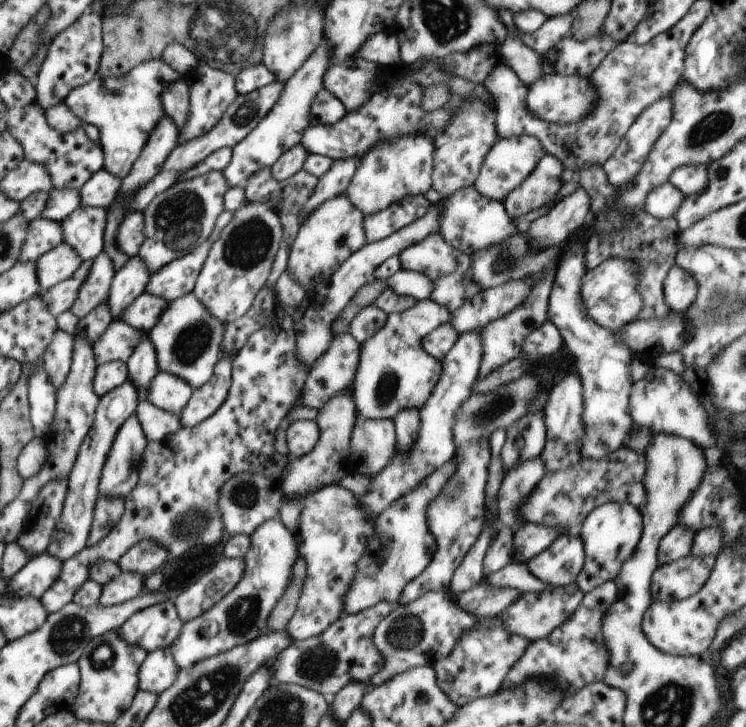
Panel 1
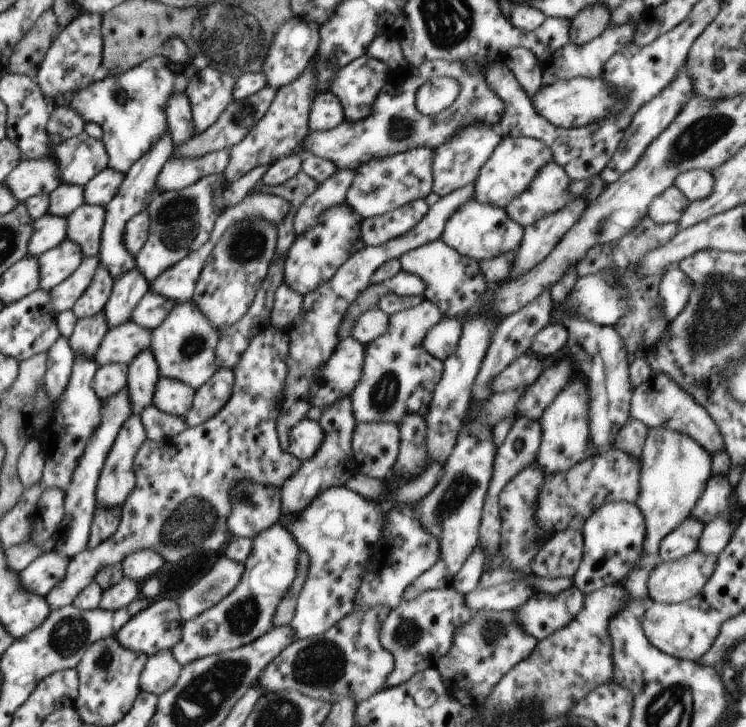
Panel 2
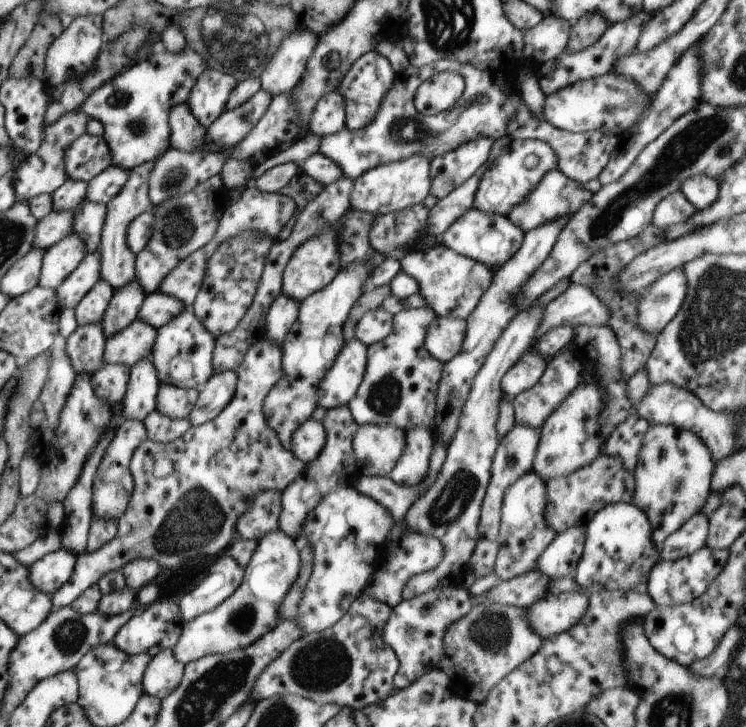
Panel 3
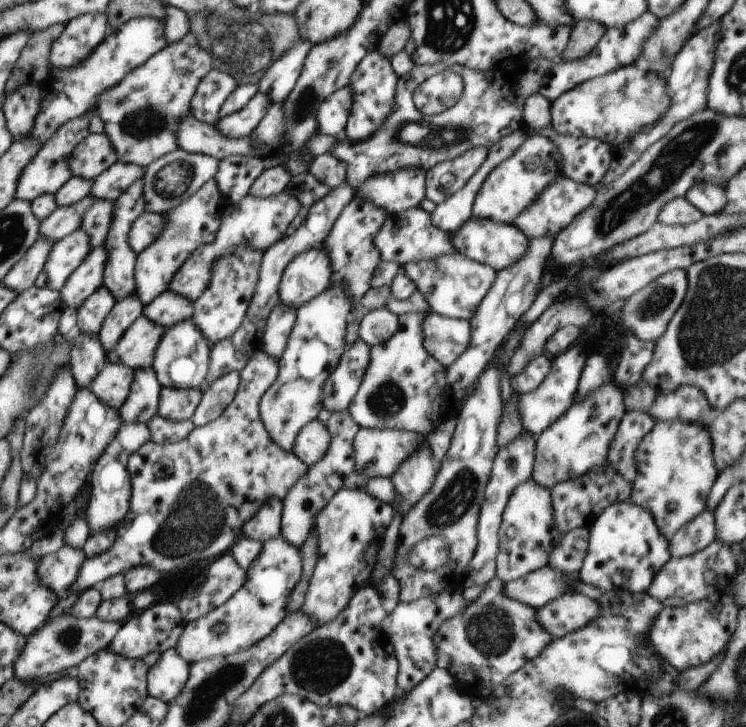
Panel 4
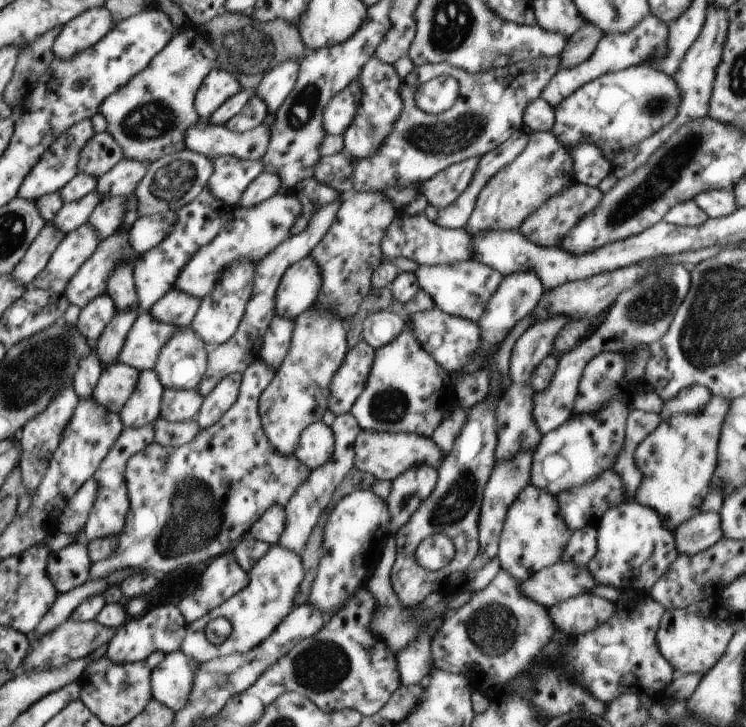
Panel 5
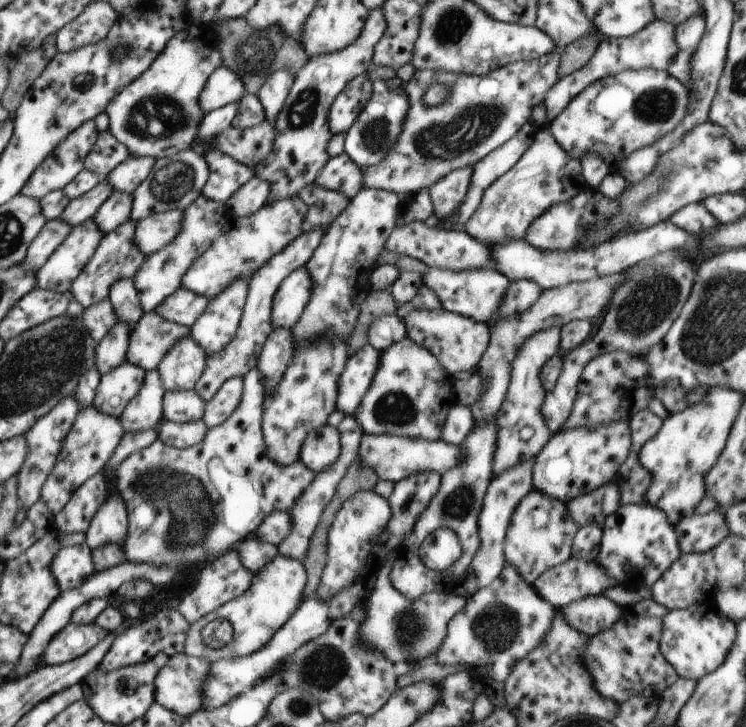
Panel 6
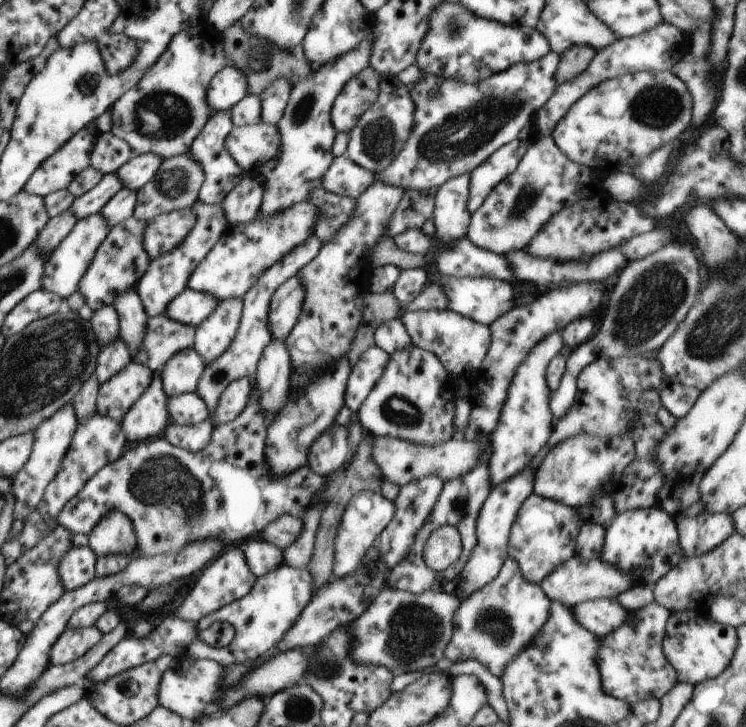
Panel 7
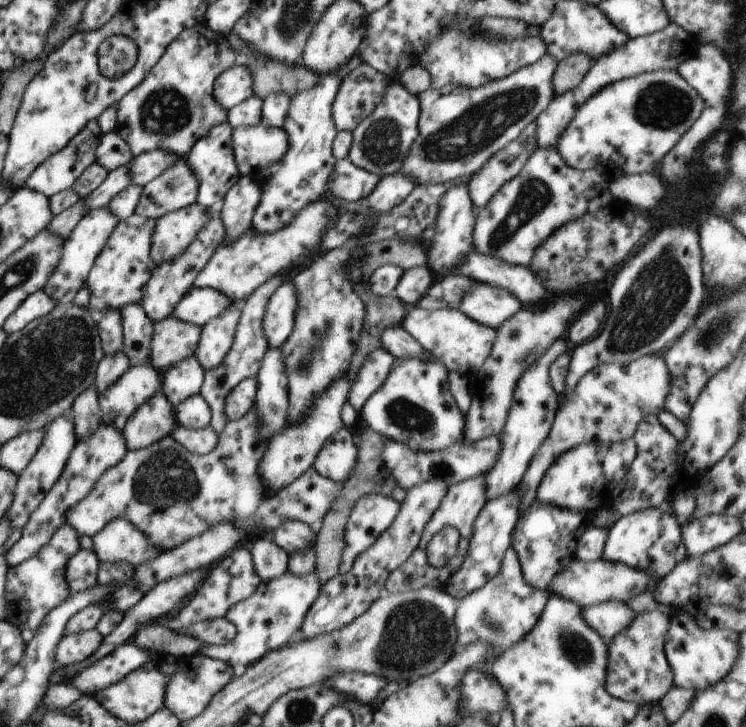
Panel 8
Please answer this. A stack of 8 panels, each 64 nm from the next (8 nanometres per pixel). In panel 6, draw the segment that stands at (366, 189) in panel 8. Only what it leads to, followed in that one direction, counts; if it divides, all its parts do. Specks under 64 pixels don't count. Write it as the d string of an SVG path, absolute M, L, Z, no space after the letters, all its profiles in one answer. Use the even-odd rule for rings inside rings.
M345 154L326 160L315 183L327 190L334 190L352 199L362 188L361 169Z

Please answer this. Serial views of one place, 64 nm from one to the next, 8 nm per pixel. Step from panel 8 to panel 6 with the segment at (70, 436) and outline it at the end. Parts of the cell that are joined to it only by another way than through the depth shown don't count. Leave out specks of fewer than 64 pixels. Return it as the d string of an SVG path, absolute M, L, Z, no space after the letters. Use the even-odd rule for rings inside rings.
M74 395L62 398L46 416L42 416L42 419L39 419L37 424L34 424L34 427L30 428L30 431L27 431L24 435L28 452L26 452L25 464L22 464L21 471L18 473L18 501L19 507L26 511L32 504L37 504L38 500L41 500L42 488L45 487L50 472L53 472L56 458L62 450L62 444L64 444L64 438L66 438L66 434L74 424L79 410Z

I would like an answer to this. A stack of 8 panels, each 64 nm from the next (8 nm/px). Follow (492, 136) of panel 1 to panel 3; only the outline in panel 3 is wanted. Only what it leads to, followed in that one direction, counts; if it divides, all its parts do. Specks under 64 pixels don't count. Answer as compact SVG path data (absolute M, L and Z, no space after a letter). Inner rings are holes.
M480 137L431 160L429 194L438 200L464 184L489 159L492 139Z

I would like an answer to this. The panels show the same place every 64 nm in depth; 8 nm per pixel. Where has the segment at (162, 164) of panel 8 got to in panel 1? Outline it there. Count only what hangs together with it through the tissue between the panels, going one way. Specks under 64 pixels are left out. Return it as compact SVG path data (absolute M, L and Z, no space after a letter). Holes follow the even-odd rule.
M102 168L79 190L80 205L107 209L116 198L121 180Z

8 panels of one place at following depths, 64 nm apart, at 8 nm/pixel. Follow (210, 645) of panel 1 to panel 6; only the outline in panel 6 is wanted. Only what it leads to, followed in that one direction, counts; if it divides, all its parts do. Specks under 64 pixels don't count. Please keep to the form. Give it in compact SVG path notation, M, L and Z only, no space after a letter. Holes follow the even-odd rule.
M276 554L276 558L260 568L252 576L252 584L244 594L226 602L217 610L206 614L197 622L194 622L188 630L184 653L187 656L202 658L208 662L220 660L220 658L236 658L236 656L251 656L254 652L264 648L272 636L290 620L290 616L298 610L298 606L304 602L304 591L307 583L307 572L302 561L294 560L282 554ZM224 618L230 621L233 627L232 641L219 650L214 650L204 644L201 631L213 620Z

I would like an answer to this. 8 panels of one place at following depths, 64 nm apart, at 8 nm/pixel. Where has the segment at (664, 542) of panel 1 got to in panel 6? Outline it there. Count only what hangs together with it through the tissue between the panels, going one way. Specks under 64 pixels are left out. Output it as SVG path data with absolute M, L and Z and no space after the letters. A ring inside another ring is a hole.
M722 510L685 516L679 520L675 529L683 553L705 553L729 535Z

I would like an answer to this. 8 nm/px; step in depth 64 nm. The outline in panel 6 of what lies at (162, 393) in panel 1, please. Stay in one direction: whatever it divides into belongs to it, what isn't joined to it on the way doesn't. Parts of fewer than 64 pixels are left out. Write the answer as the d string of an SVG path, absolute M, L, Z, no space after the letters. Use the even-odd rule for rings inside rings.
M195 390L181 392L166 391L163 399L163 419L171 422L190 422L201 420L204 416L205 401Z

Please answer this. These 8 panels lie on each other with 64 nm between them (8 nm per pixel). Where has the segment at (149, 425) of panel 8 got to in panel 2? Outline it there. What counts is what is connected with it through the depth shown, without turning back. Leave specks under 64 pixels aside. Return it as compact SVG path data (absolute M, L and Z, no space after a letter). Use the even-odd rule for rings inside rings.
M149 349L137 354L128 365L127 391L131 414L138 415L153 404L154 391L161 374Z

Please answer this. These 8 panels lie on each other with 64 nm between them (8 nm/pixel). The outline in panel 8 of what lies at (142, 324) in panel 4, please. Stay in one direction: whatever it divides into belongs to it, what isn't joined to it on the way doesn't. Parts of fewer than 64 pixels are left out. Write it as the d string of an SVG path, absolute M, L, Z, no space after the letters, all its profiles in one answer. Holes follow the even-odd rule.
M174 316L153 323L154 332L151 340L152 366L163 372L173 364L192 357L199 345L201 326Z

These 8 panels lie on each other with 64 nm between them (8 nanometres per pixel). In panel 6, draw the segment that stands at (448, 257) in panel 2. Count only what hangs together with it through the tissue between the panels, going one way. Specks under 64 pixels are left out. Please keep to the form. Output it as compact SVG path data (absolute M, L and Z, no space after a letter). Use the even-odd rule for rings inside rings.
M430 267L423 274L422 282L423 286L428 286L440 298L441 308L482 323L488 322L492 318L492 314L500 308L502 298L504 298L504 294L508 290L508 284L510 284L506 276L502 276L502 274L494 272L494 270L488 270L488 268L486 270L470 268L470 270L453 272L444 268Z

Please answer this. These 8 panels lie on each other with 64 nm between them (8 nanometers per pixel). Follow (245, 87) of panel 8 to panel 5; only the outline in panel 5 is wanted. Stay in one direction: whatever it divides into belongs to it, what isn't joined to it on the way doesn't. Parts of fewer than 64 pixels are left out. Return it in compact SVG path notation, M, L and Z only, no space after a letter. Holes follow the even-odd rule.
M215 67L206 76L194 98L194 110L199 120L210 122L210 116L240 90L238 80L230 72Z

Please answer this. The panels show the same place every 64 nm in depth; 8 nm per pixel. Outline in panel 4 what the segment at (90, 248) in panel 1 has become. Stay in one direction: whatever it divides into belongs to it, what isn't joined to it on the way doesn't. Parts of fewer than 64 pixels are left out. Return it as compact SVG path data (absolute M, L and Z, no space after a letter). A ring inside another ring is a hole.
M98 199L85 212L81 226L91 240L91 248L104 244L108 231L111 229L115 202Z

